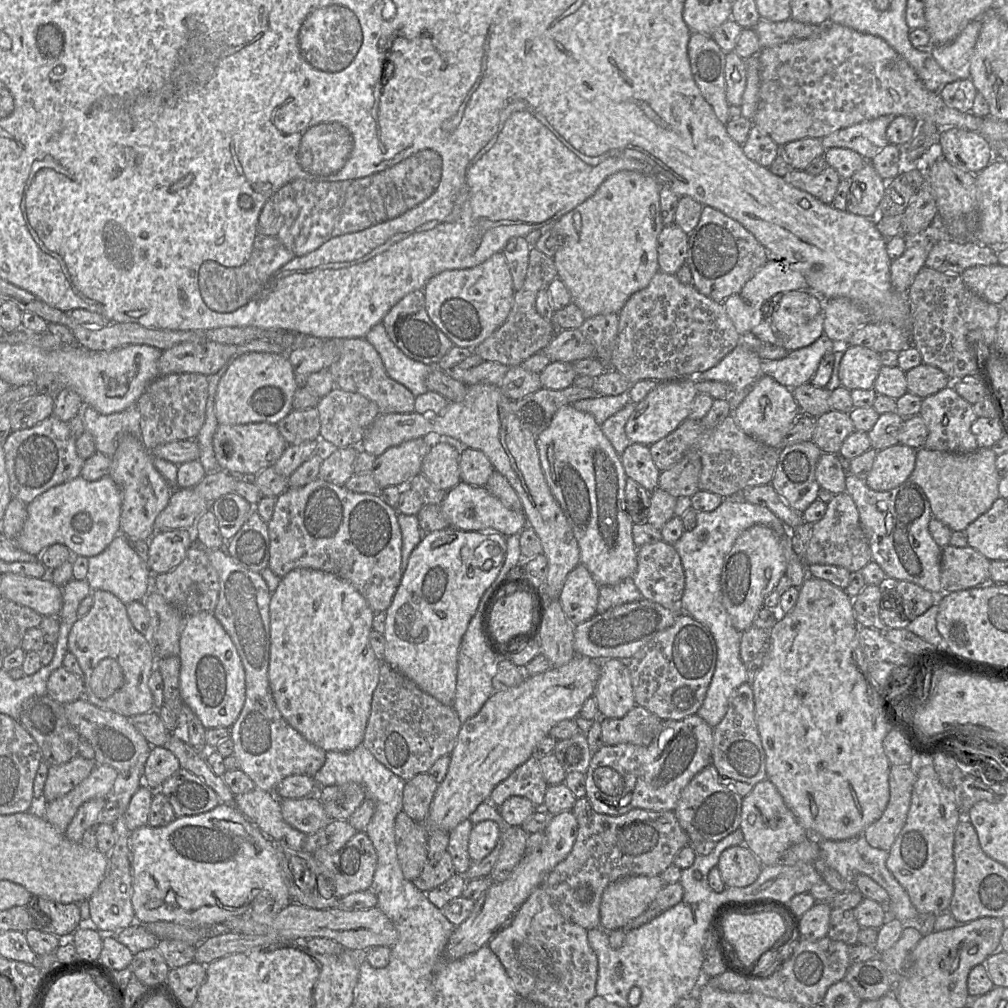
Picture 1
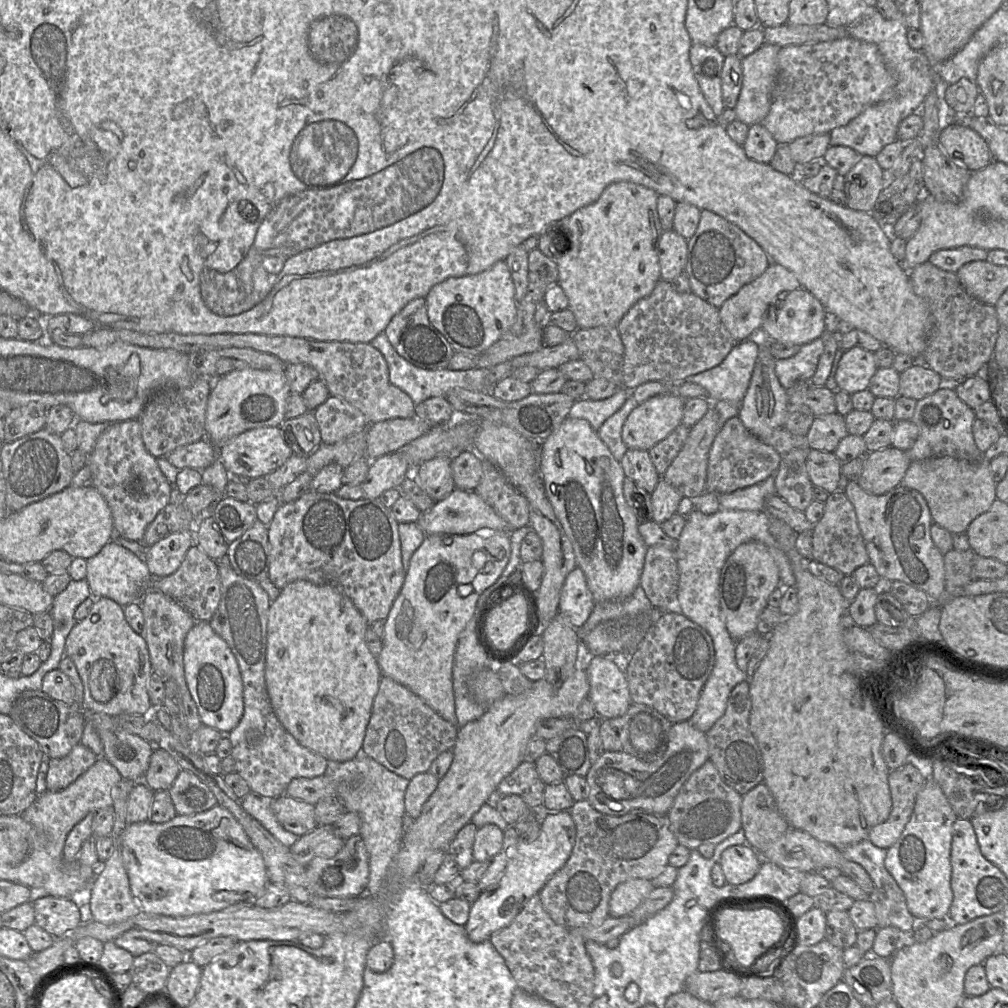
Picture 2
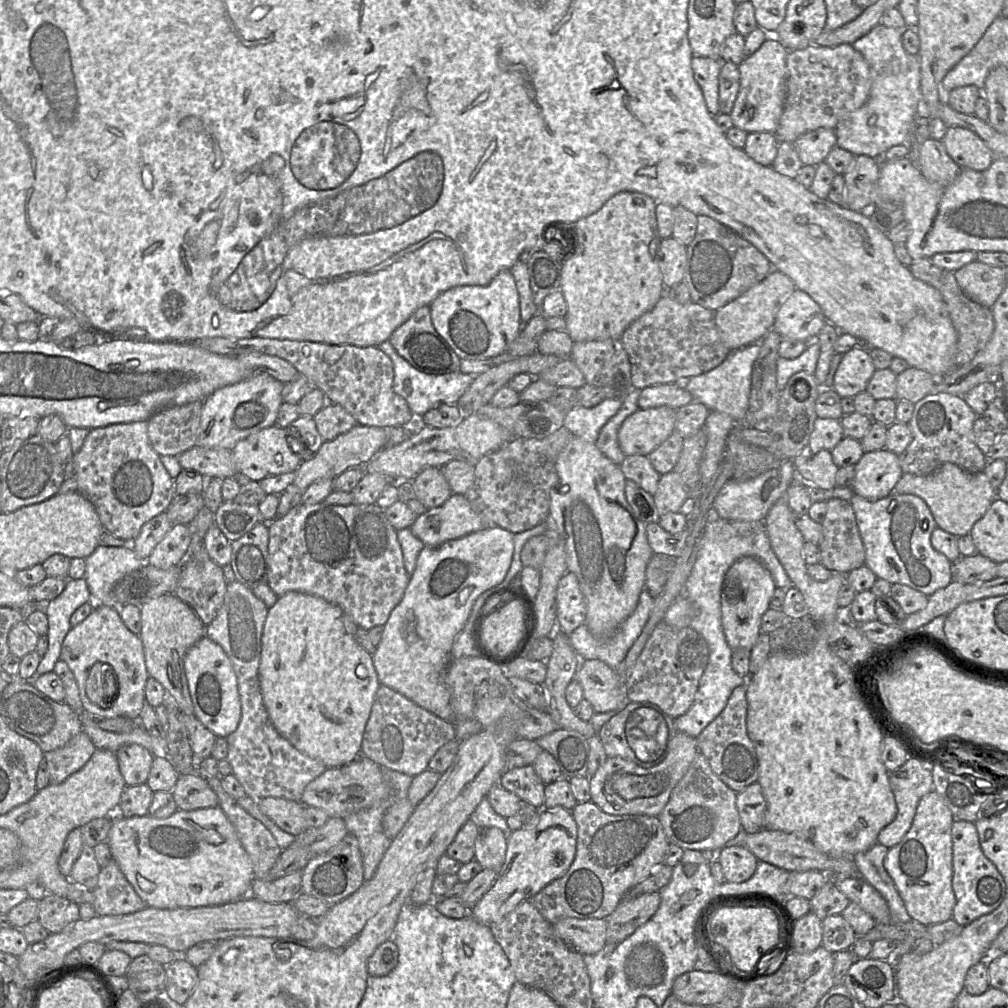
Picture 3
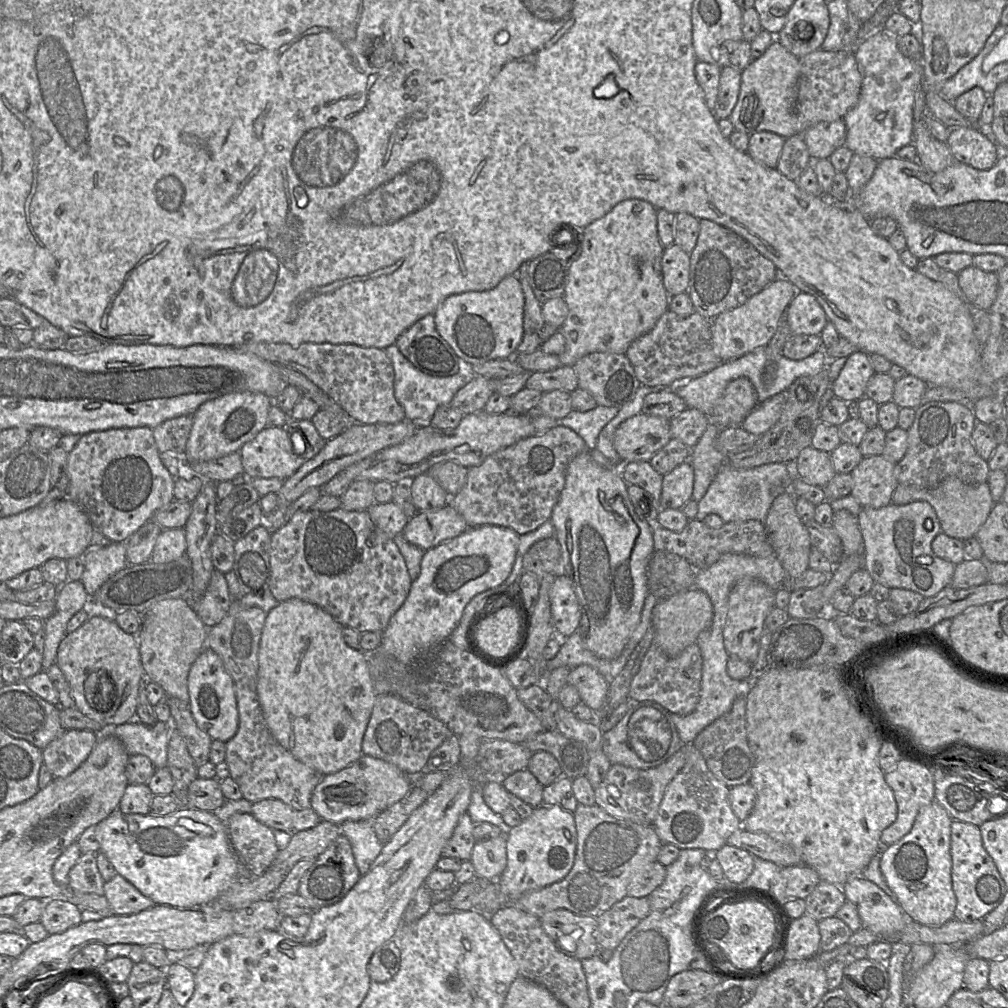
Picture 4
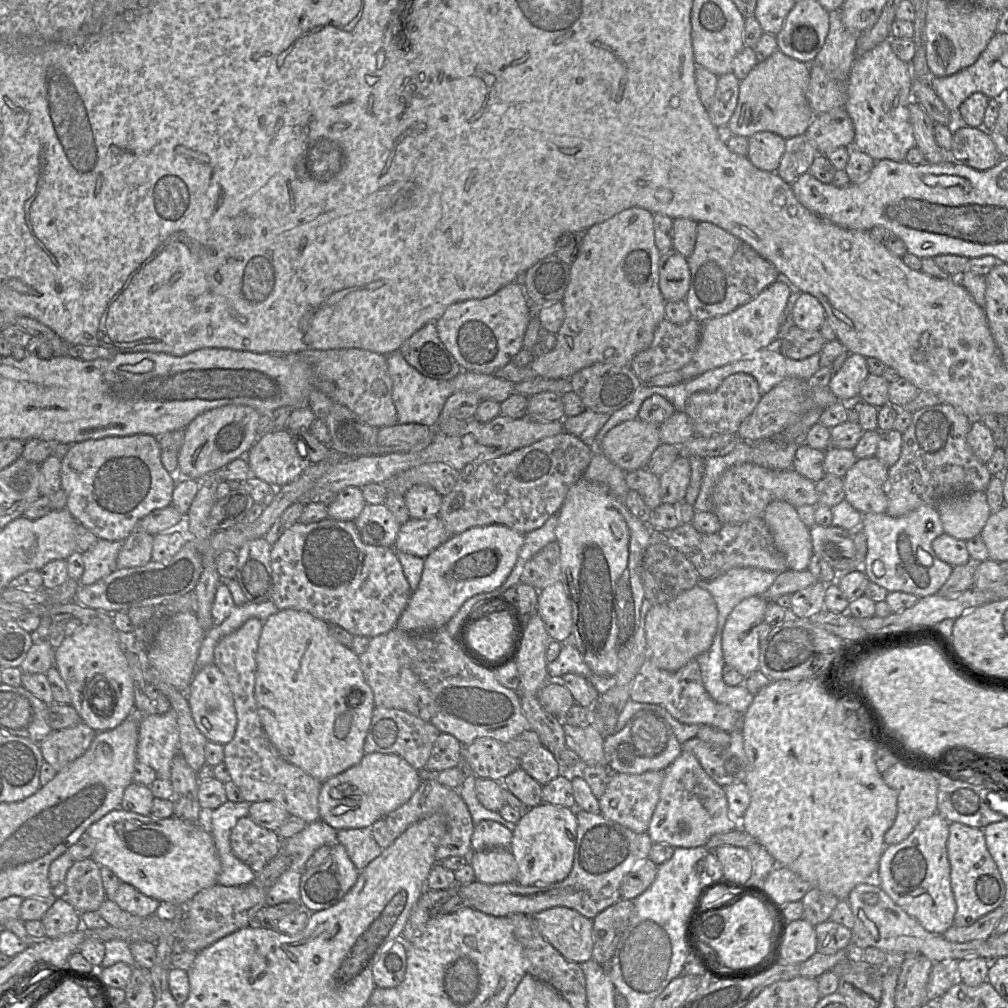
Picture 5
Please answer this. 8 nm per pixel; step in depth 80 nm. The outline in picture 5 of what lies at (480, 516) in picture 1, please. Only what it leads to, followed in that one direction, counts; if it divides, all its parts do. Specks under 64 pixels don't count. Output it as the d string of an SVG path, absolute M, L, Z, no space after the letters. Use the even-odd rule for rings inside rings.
M441 518L412 519L401 525L395 545L397 549L426 558L451 537Z

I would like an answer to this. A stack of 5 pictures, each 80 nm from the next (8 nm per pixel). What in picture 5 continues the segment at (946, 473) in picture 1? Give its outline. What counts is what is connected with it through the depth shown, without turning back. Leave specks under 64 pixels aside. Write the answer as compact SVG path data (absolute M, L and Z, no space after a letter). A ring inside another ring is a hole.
M986 491L952 495L937 506L944 533L960 540L969 540L981 534L991 510Z

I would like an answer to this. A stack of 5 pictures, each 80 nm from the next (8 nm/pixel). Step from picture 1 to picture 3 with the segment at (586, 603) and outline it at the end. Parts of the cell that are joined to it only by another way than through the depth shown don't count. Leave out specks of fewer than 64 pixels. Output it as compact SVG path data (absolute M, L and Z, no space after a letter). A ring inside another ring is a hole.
M567 571L560 579L556 592L556 631L570 635L584 623L587 613L585 598L576 575Z

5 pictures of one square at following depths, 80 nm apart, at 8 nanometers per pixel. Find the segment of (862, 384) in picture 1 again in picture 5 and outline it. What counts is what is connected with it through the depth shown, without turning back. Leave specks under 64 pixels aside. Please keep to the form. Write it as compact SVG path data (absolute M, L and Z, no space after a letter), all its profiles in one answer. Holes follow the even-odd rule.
M850 353L841 368L832 375L828 387L839 401L853 403L859 399L861 386L868 375L866 357Z

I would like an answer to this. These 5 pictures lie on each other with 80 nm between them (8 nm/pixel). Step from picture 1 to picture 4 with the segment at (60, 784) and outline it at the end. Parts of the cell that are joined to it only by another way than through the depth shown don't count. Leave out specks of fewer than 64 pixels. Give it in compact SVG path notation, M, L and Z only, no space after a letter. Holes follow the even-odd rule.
M68 730L44 749L43 763L54 778L74 772L89 756L97 742L97 734L89 730Z

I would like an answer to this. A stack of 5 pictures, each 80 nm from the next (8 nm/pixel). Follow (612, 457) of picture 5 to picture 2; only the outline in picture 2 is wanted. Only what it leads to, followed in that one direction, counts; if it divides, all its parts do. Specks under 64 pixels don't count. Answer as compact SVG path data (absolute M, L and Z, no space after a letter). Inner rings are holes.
M664 393L635 407L622 427L622 440L628 449L649 451L682 423L685 399Z

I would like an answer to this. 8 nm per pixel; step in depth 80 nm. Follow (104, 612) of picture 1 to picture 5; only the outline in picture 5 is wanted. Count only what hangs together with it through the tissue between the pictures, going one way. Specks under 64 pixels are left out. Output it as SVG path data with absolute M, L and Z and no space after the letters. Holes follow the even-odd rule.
M83 625L57 643L54 666L69 690L70 705L75 708L82 722L97 733L116 728L135 709L133 683L125 651L135 651L136 647L137 639L133 632L102 632L92 625ZM98 675L103 676L116 693L117 704L111 717L96 715L88 702L88 684Z

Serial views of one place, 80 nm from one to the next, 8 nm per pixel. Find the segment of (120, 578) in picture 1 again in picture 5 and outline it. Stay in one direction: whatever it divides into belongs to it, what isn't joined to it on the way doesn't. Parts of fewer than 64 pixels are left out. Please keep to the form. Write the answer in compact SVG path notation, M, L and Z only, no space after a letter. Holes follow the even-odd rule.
M98 539L82 553L84 572L79 580L80 585L91 585L110 575L117 569L117 556L123 541Z

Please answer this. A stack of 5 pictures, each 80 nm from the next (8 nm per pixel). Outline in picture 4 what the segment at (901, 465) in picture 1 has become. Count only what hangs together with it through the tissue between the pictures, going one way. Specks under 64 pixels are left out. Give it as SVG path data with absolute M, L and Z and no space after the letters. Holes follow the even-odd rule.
M883 455L863 457L860 463L850 472L853 478L851 495L862 507L881 508L892 503L892 495L898 486L896 464Z

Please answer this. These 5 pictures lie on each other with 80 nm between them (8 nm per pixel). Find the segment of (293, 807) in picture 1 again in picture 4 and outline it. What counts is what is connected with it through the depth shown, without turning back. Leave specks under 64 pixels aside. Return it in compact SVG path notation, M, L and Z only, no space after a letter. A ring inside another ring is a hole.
M263 799L252 804L251 814L267 827L292 834L295 810L279 799Z

